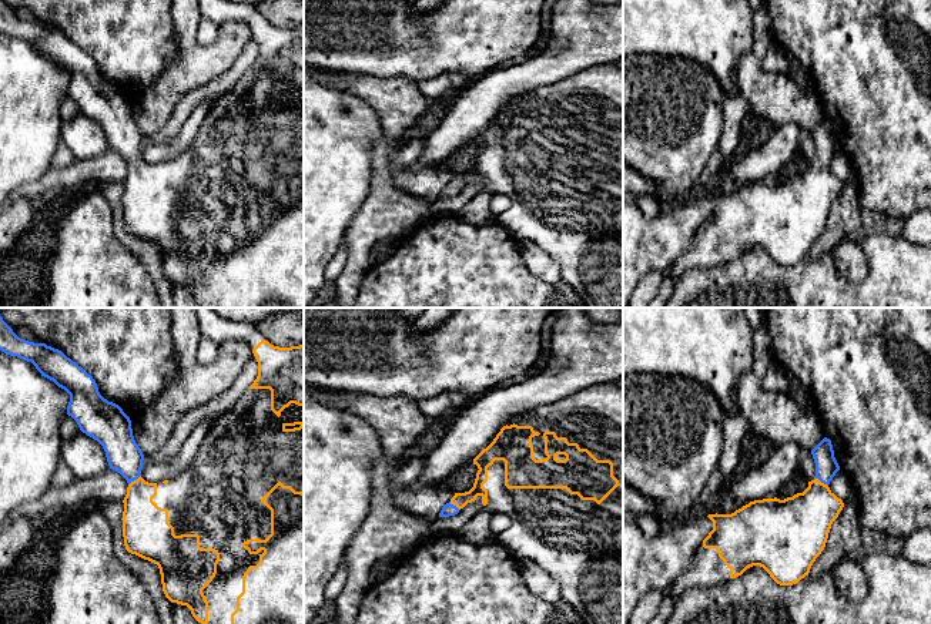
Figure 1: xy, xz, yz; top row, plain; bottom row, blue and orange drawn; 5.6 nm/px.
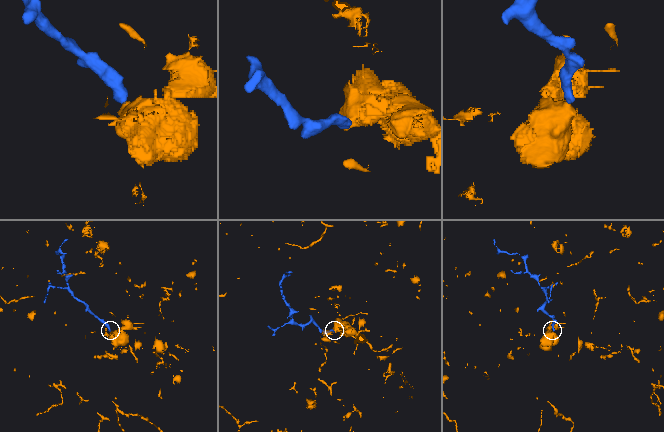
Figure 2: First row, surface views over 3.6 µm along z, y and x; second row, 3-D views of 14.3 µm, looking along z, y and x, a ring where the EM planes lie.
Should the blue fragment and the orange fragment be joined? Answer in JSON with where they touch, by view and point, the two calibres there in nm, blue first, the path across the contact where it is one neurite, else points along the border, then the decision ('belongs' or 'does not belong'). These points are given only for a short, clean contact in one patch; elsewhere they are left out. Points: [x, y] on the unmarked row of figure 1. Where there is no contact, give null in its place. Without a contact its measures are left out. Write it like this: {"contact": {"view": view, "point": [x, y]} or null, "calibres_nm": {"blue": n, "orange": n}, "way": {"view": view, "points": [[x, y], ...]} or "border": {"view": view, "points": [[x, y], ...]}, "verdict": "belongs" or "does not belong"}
{"contact": {"view": "xy", "point": [134, 160]}, "calibres_nm": {"blue": 190, "orange": 240}, "way": {"view": "xy", "points": [[123, 136], [134, 160], [143, 203]]}, "verdict": "belongs"}

